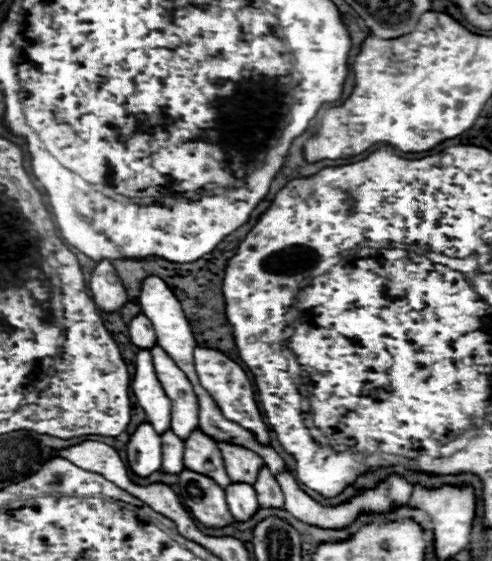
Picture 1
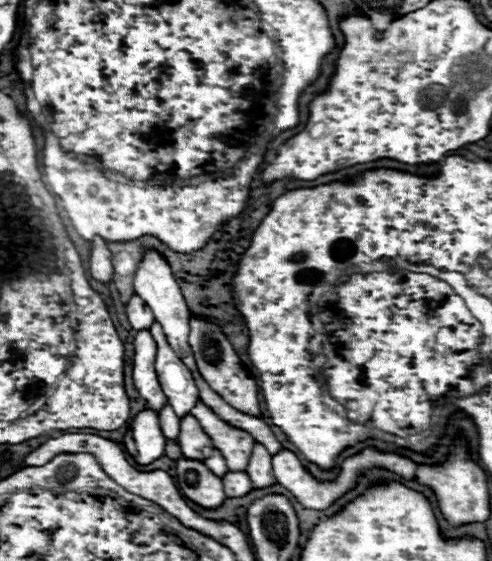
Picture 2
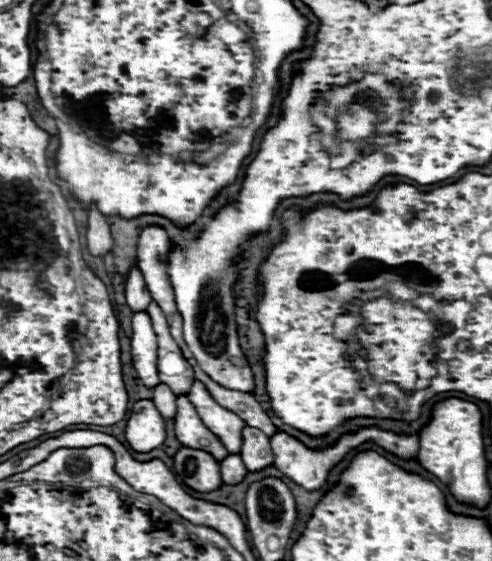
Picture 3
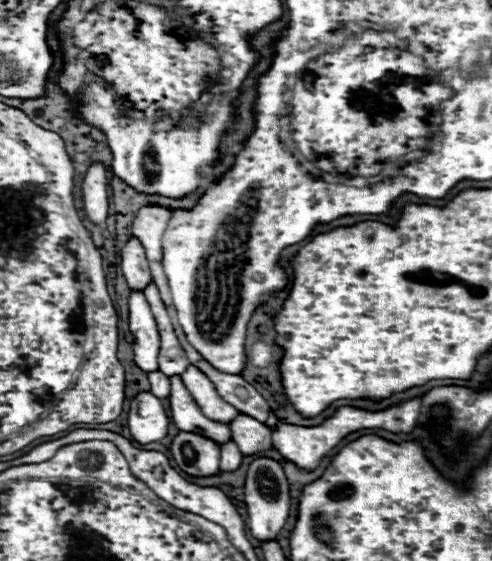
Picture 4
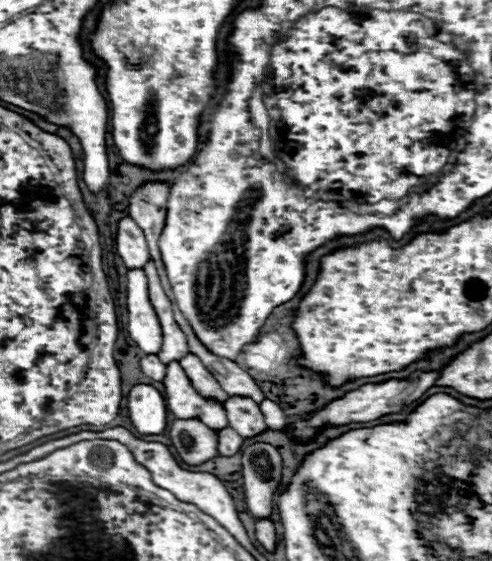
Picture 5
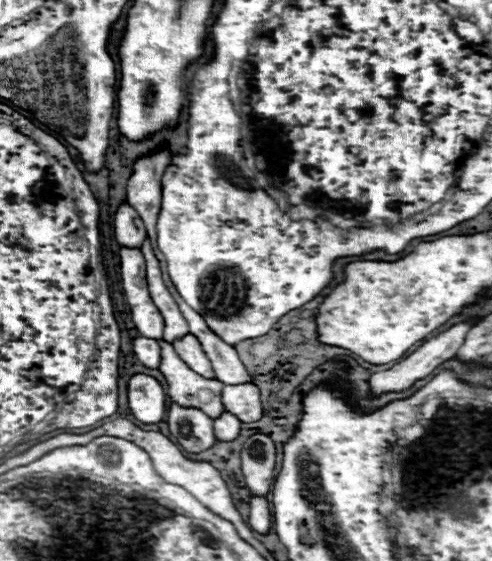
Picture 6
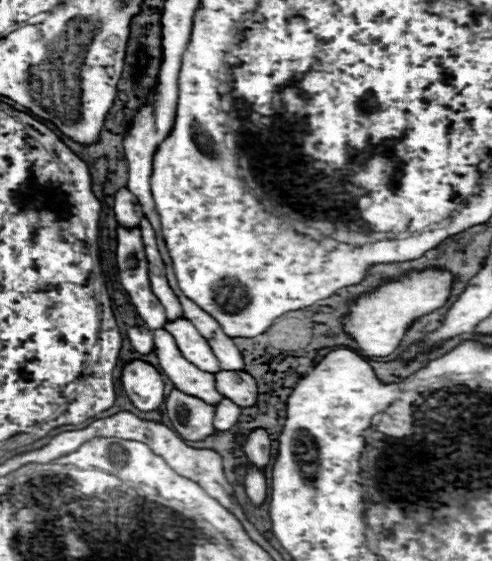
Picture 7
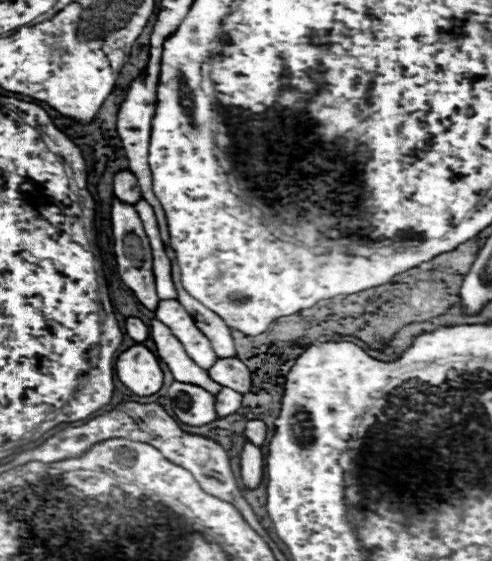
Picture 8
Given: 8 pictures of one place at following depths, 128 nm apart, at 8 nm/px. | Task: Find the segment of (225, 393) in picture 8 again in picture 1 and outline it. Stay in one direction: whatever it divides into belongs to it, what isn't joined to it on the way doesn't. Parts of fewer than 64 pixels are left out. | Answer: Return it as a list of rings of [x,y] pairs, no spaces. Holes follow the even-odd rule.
[[[230,484],[226,488],[226,500],[234,520],[238,522],[248,522],[258,510],[256,492],[248,484]]]

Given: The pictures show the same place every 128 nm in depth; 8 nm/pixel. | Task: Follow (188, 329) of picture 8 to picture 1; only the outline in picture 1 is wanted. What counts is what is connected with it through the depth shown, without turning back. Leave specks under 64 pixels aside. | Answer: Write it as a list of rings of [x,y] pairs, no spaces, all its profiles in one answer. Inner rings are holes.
[[[218,444],[218,448],[222,452],[224,466],[226,466],[230,480],[252,486],[258,478],[260,468],[264,466],[260,456],[256,456],[254,452],[248,452],[246,448],[236,448],[230,444]]]

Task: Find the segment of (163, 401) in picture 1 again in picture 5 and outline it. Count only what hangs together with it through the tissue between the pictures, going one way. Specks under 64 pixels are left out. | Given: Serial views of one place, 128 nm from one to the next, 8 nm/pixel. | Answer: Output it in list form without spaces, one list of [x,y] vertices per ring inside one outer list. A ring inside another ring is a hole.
[[[144,270],[128,272],[128,334],[142,354],[158,354],[162,346],[162,328],[148,298]]]

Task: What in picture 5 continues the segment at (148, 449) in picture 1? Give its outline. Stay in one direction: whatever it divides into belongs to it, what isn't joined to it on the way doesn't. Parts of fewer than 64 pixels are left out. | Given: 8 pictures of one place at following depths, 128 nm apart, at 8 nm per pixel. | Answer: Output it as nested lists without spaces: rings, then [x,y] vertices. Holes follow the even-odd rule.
[[[138,384],[128,394],[128,416],[140,434],[160,434],[166,428],[164,396],[150,384]]]

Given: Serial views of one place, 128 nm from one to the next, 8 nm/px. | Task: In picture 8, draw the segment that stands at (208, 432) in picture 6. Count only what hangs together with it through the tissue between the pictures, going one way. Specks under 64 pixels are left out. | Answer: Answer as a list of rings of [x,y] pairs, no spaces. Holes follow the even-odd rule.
[[[174,382],[168,388],[168,396],[172,400],[172,412],[178,422],[186,426],[204,426],[216,420],[214,396],[204,392],[204,388]]]

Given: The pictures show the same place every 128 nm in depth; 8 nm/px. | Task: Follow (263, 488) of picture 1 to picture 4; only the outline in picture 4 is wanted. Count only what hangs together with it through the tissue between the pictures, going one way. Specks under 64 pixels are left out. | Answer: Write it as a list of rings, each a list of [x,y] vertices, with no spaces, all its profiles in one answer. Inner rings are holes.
[[[238,414],[230,424],[232,440],[238,444],[242,456],[254,456],[272,448],[272,430],[250,416]]]

